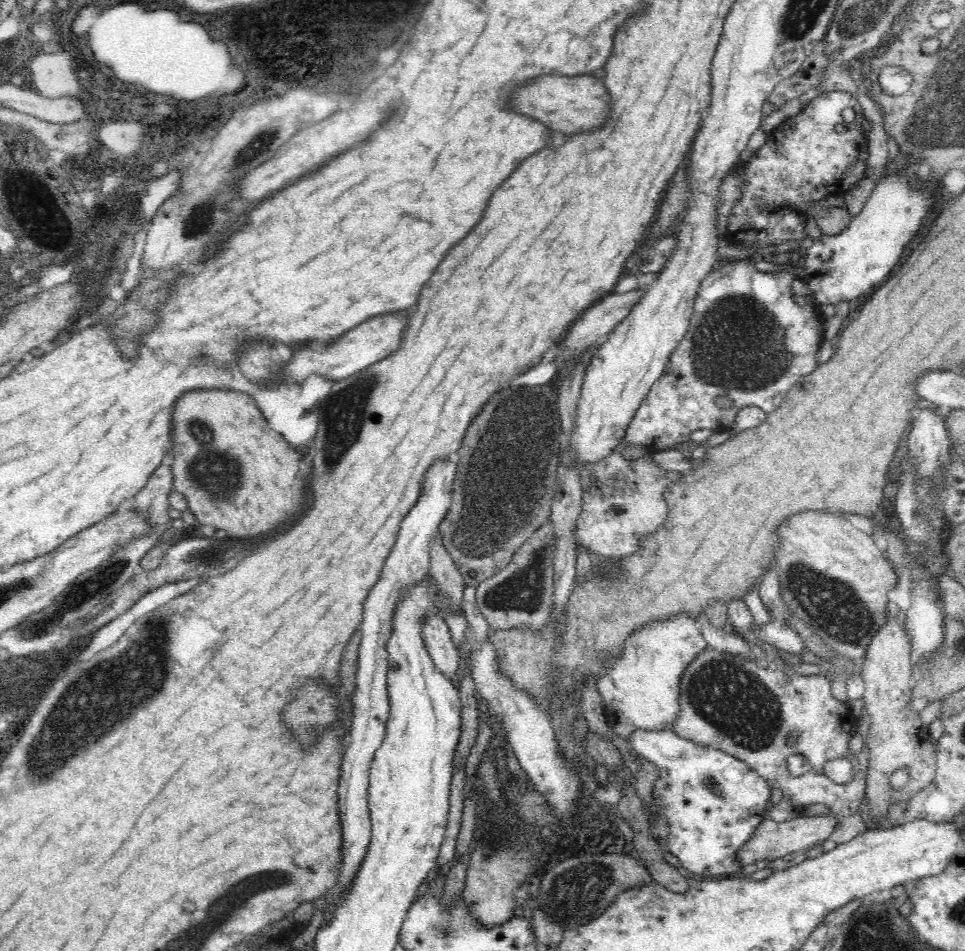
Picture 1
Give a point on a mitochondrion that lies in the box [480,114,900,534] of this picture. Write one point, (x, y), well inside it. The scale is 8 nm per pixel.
(739, 345)

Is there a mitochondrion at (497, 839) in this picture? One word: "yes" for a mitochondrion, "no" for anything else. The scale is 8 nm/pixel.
yes

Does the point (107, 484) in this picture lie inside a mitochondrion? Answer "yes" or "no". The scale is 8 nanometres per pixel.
no

